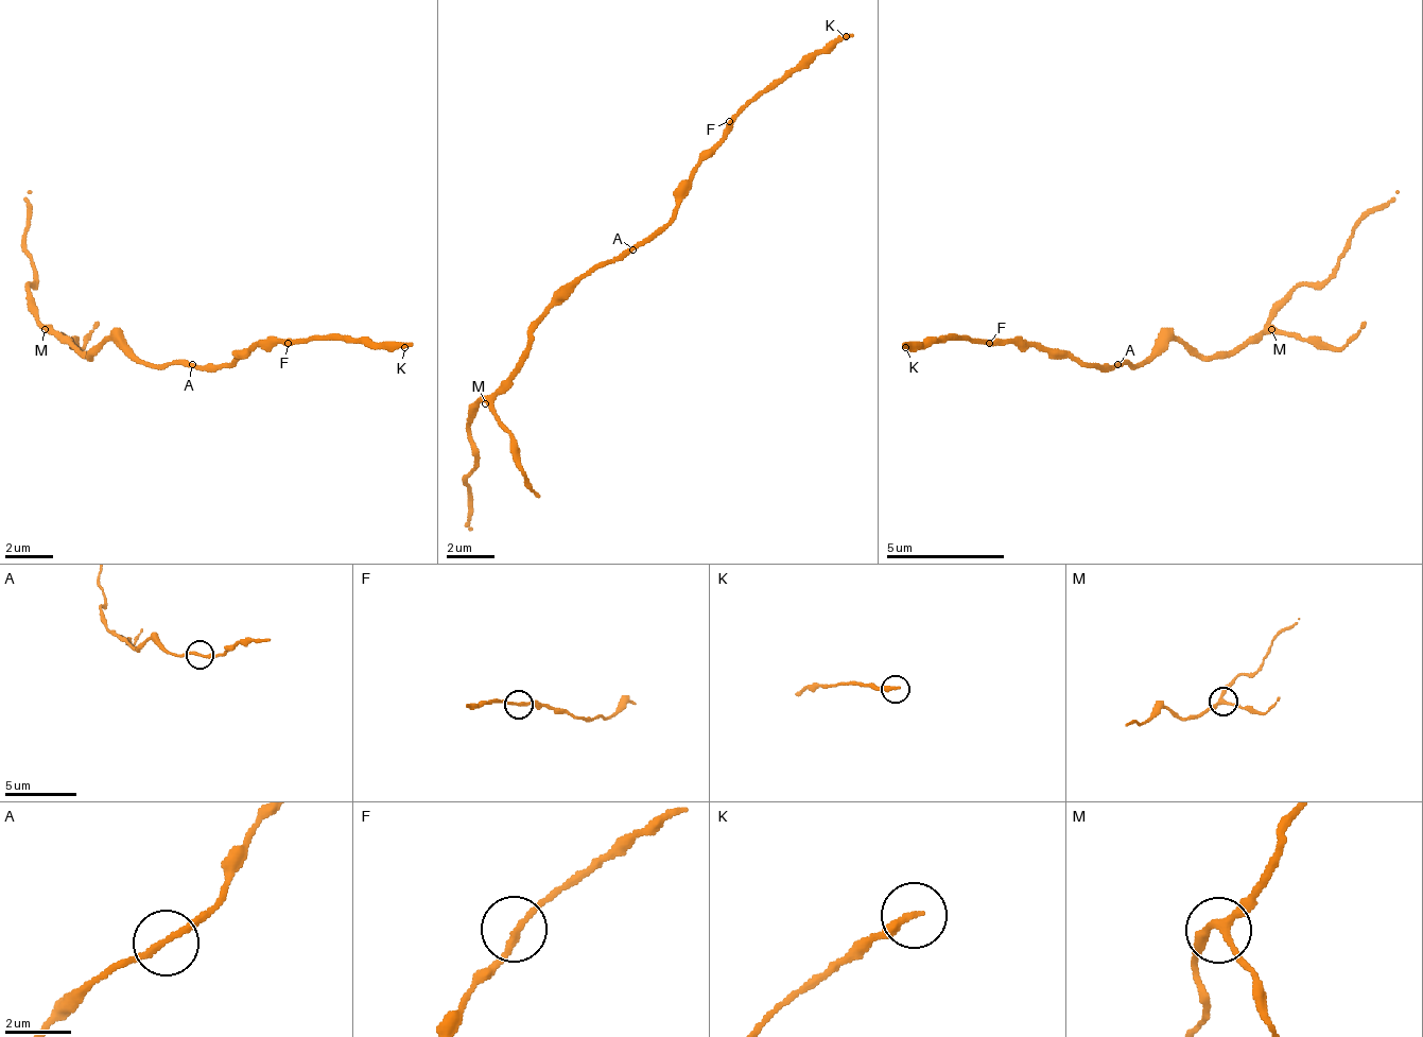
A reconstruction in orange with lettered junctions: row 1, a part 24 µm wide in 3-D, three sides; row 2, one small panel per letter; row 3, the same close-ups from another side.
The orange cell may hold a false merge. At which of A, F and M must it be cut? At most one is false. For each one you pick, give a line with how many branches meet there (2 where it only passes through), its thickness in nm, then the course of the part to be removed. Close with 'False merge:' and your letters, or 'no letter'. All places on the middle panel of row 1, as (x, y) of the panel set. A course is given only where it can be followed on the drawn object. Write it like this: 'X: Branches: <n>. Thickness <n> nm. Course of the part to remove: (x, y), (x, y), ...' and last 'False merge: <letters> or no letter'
False merge: no letter

